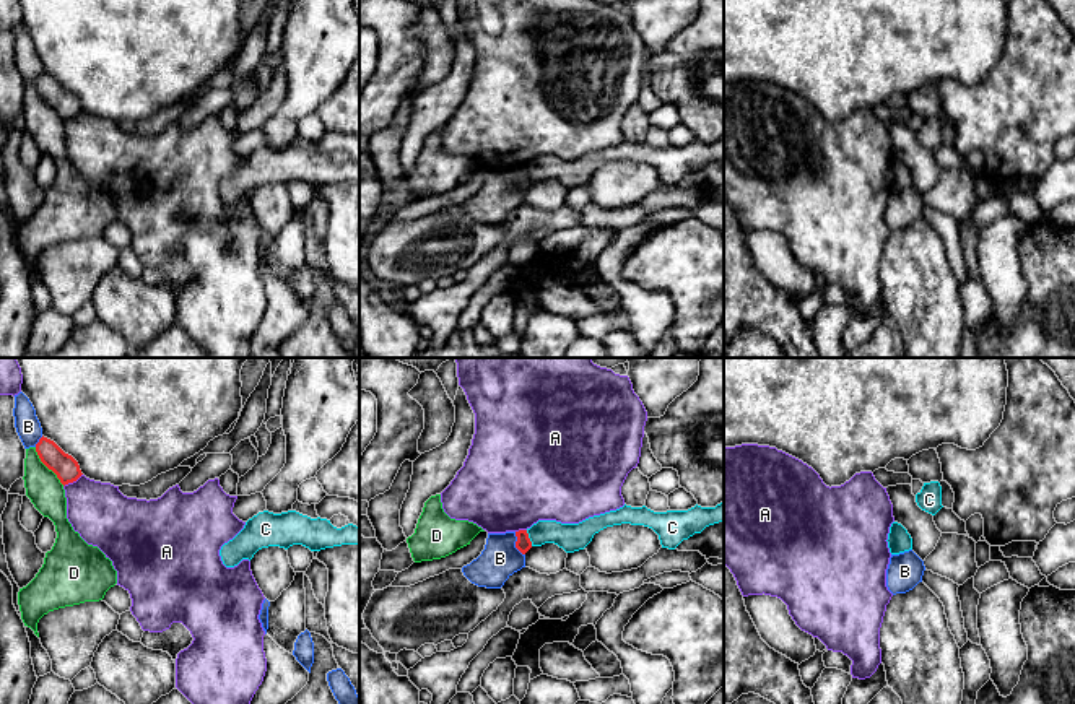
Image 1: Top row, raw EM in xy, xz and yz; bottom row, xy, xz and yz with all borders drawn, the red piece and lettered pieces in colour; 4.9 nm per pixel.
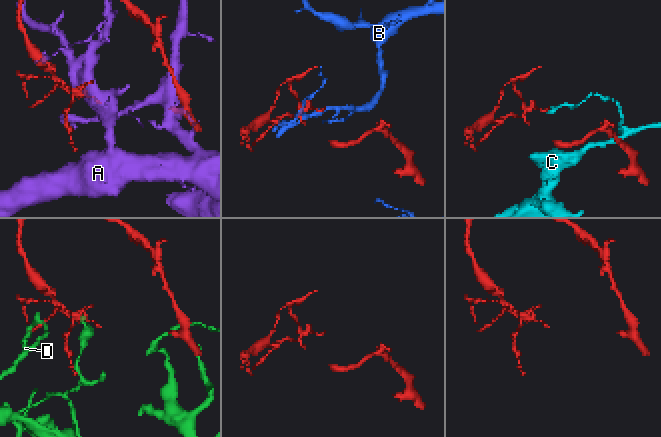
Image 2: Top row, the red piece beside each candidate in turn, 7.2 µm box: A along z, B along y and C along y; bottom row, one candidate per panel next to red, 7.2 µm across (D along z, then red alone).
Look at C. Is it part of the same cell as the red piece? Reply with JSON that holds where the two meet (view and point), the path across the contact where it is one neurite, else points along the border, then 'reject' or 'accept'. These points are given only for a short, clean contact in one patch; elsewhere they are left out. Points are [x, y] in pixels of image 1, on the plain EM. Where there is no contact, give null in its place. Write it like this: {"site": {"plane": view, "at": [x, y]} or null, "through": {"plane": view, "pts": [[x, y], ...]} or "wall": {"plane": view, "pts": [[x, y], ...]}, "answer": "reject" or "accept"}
{"site": {"plane": "xz", "at": [529, 174]}, "wall": {"plane": "xz", "pts": [[526, 166], [532, 181]]}, "answer": "reject"}

